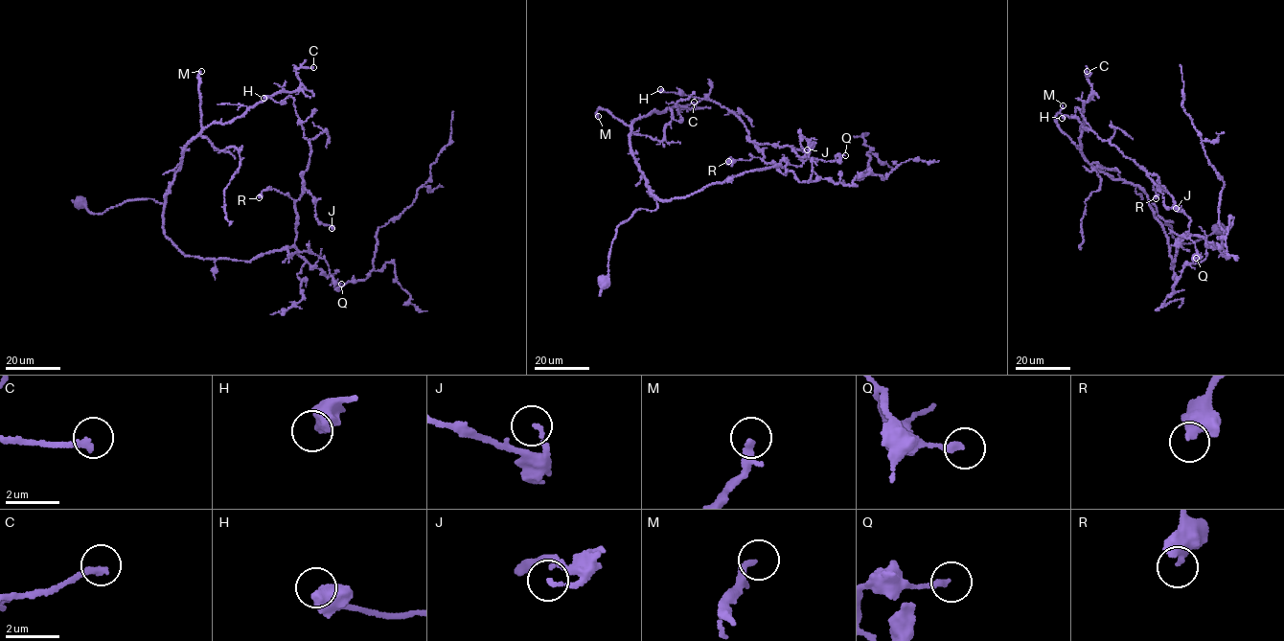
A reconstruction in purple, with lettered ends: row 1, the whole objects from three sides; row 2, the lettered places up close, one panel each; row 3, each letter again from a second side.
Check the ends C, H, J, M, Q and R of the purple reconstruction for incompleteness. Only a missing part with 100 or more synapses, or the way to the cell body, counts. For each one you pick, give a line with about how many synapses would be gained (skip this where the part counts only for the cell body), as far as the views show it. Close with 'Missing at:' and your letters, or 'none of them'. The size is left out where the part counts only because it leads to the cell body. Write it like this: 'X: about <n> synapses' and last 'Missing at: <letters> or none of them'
Missing at: none of them

